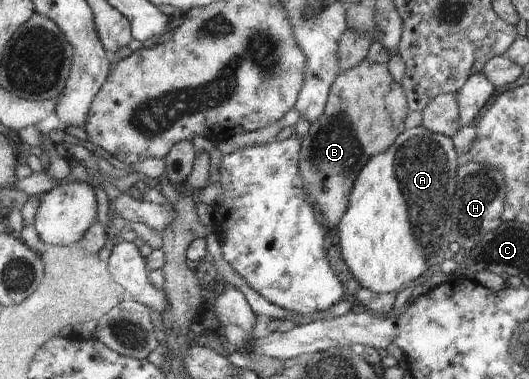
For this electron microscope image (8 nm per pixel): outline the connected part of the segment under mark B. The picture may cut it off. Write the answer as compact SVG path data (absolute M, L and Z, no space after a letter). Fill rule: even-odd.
M362 59L358 65L339 73L329 90L328 103L325 105L322 116L310 123L308 133L302 138L299 161L302 182L310 191L311 200L325 214L326 225L330 225L330 228L336 227L346 212L348 193L362 165L372 155L382 153L384 149L390 147L394 137L407 129L404 127L404 117L408 113L404 93L390 78L390 73L384 64L379 65Z

